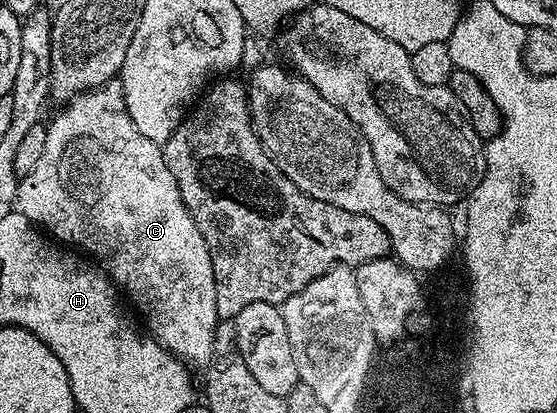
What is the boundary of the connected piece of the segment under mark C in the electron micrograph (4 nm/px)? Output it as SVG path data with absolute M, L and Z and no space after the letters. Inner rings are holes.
M121 81L106 82L94 90L85 91L69 99L63 106L66 107L46 126L48 144L44 144L44 153L36 164L36 169L33 172L28 172L28 176L21 178L18 183L17 213L22 214L28 221L45 231L51 239L57 240L67 247L77 248L89 255L101 269L109 274L110 281L125 295L128 302L128 297L130 297L131 303L129 302L129 305L131 307L134 305L147 318L145 329L165 350L170 351L171 354L181 358L187 364L193 364L193 362L209 363L210 353L214 347L214 333L220 321L216 312L216 280L212 272L212 256L208 252L208 244L204 240L204 236L200 236L200 228L196 228L196 224L180 196L176 176L172 176L172 172L168 172L168 164L162 155L162 146L148 140L148 136L142 135L136 129L136 124L132 124L132 116L128 116L128 104L124 100Z

